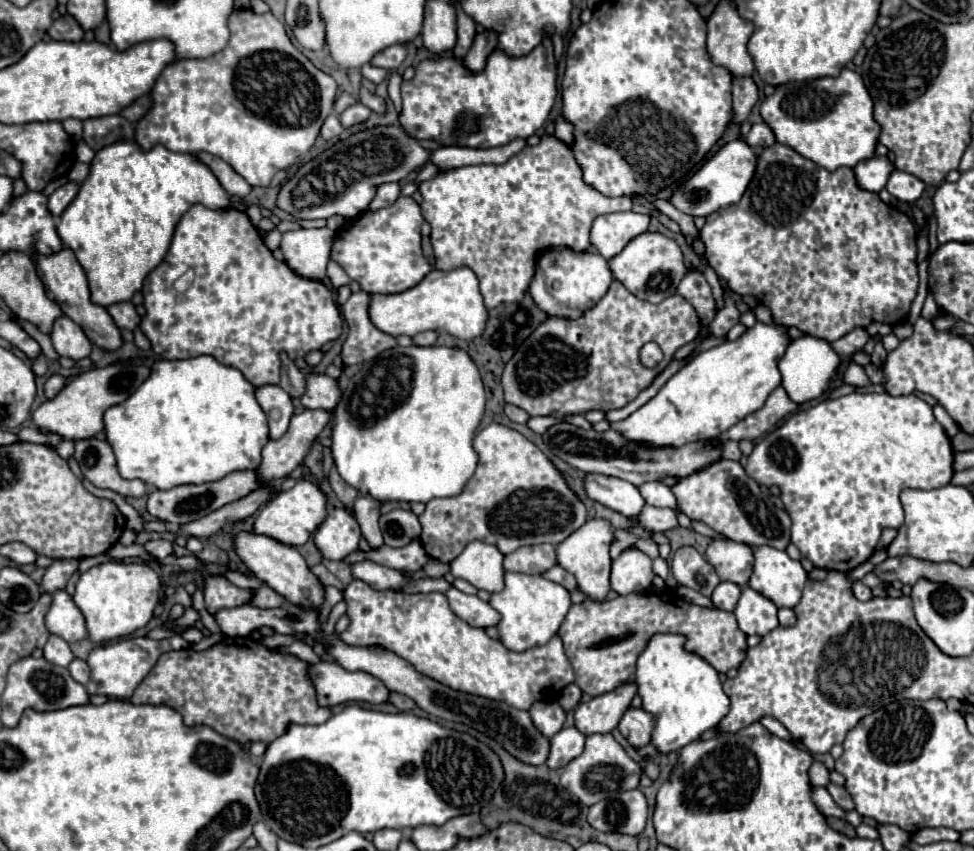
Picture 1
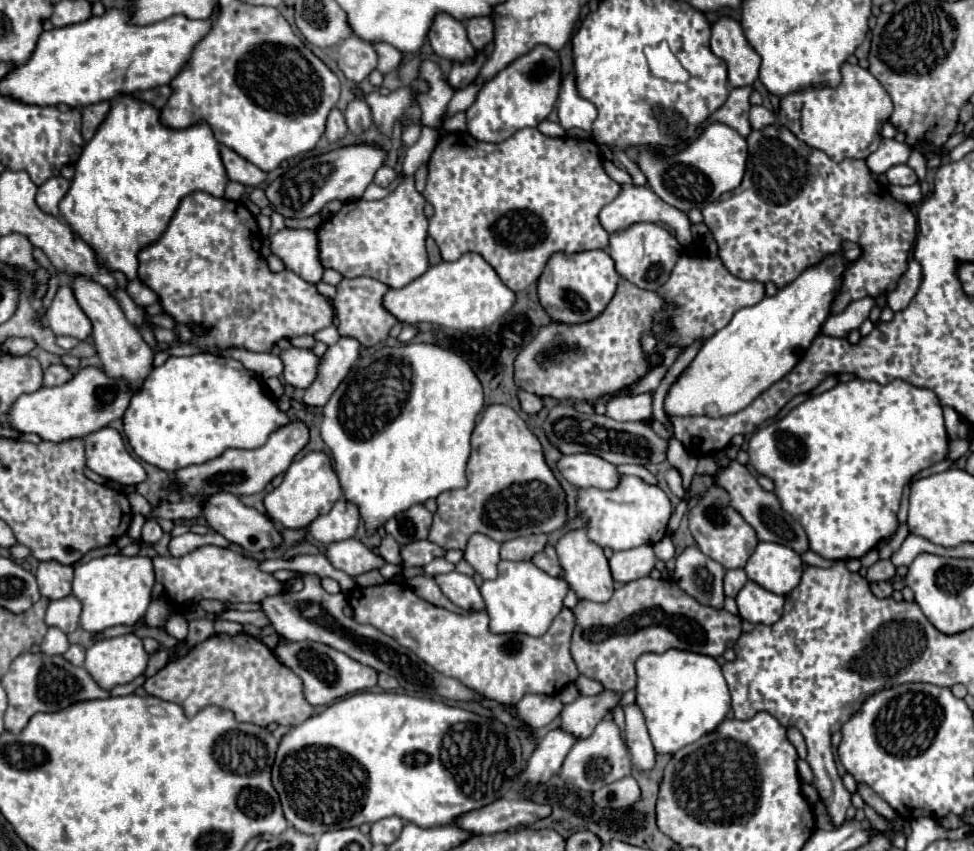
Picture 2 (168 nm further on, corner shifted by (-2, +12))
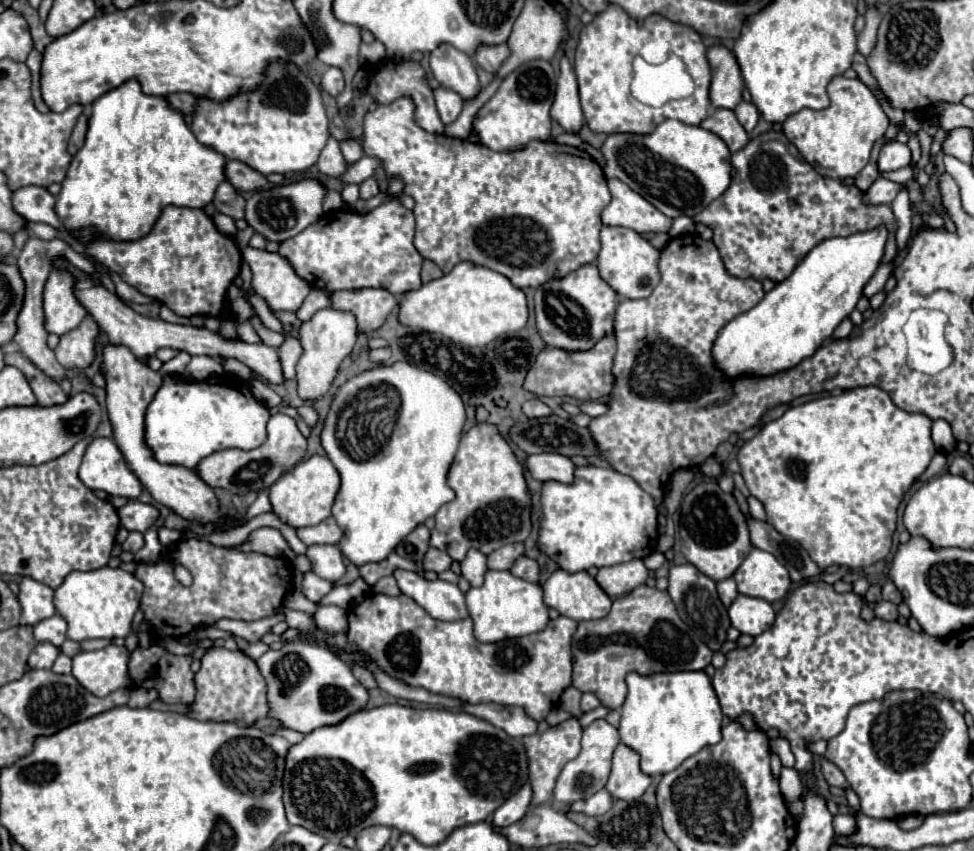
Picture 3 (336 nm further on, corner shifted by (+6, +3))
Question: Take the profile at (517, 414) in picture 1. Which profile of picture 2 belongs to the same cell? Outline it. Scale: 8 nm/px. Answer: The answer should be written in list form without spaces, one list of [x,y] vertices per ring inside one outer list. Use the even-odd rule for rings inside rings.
[[[521,391],[521,393],[519,393],[519,401],[521,401],[523,411],[525,411],[525,413],[529,413],[529,415],[533,415],[533,413],[541,411],[541,409],[543,409],[543,405],[545,405],[541,397],[537,397],[537,395],[533,395],[533,393],[527,393],[527,391]]]

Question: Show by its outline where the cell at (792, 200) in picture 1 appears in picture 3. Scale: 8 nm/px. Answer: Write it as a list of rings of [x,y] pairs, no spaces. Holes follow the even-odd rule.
[[[765,132],[747,142],[745,148],[735,152],[731,156],[733,164],[733,180],[725,194],[721,194],[717,200],[713,200],[703,212],[695,216],[695,222],[709,226],[713,230],[713,244],[717,246],[725,270],[735,278],[755,278],[755,280],[773,280],[775,284],[783,282],[791,276],[795,266],[809,254],[811,248],[815,248],[819,242],[827,238],[837,236],[851,236],[857,232],[867,232],[879,226],[885,226],[889,230],[887,246],[881,264],[889,264],[897,258],[897,242],[895,242],[895,216],[891,206],[873,206],[863,200],[863,192],[857,186],[847,186],[839,178],[829,178],[819,174],[793,144],[787,144],[789,140],[783,136],[783,132]]]

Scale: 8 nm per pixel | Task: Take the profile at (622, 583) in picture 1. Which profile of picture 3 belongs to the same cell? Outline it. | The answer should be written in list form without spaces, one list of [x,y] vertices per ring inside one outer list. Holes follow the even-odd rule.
[[[637,558],[637,560],[623,562],[623,564],[599,568],[599,574],[595,576],[595,580],[607,592],[607,596],[619,598],[631,592],[633,588],[645,584],[647,576],[649,576],[649,570],[645,568],[643,560]]]

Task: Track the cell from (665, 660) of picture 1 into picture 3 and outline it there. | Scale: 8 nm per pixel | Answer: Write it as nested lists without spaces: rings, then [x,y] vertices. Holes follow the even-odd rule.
[[[657,672],[643,676],[627,674],[627,698],[621,706],[621,742],[639,752],[641,768],[649,776],[665,774],[703,746],[721,740],[721,708],[711,680],[705,672]]]

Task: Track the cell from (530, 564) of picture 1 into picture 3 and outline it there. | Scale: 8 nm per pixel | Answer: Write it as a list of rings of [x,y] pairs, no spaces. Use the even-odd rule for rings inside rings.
[[[507,544],[487,556],[487,566],[491,570],[511,570],[511,566],[525,554],[523,544]]]

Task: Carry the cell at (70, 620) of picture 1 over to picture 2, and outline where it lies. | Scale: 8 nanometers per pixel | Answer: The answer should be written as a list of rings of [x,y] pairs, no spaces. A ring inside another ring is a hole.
[[[69,595],[49,603],[45,623],[49,627],[59,627],[61,631],[71,633],[79,627],[79,615],[81,615],[81,603],[73,595]]]

